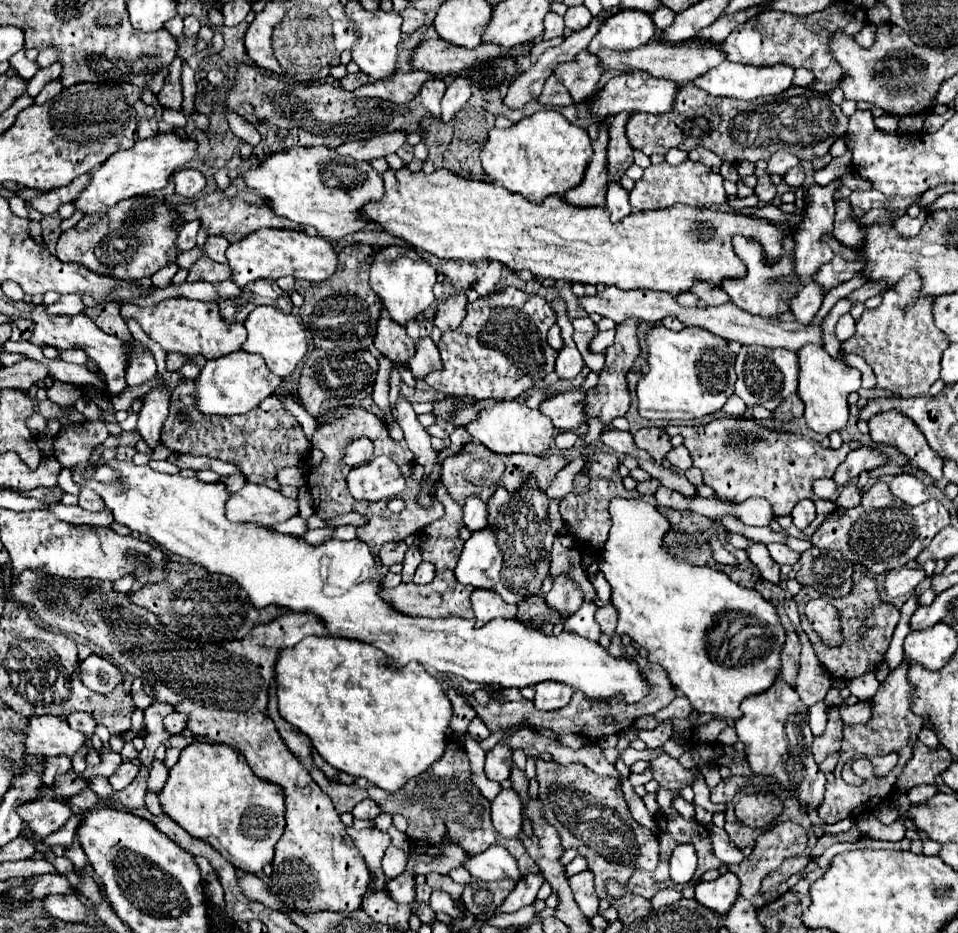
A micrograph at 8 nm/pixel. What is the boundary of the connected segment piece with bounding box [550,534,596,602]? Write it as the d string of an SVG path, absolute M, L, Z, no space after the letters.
M558 534L554 538L554 546L550 552L550 574L552 574L552 578L558 578L560 574L570 576L582 590L584 602L596 602L596 590L590 584L586 572L582 570L580 548L576 546L572 536Z

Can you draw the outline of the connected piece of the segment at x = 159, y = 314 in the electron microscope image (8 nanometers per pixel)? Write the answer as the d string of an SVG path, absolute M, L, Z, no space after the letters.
M170 298L154 308L142 308L136 304L122 304L120 310L124 320L136 320L140 328L166 352L180 352L188 358L202 354L208 358L220 358L230 352L240 350L246 340L246 328L242 322L230 322L220 316L220 308L216 302L200 302L188 298Z

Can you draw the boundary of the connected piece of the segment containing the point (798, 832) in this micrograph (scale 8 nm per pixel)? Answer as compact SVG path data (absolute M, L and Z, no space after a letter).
M780 822L776 826L772 826L770 830L766 830L765 833L762 833L756 840L755 847L746 858L742 860L740 864L732 864L732 872L740 878L740 894L750 900L754 904L754 908L762 908L766 904L766 900L760 896L760 882L762 878L766 878L770 872L778 870L780 864L786 860L786 858L792 858L792 856L800 856L804 850L808 848L808 836L806 836L806 830L796 824L796 822Z

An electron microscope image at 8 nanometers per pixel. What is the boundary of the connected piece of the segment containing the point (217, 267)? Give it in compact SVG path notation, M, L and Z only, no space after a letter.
M200 258L198 262L194 262L188 270L188 280L196 282L196 280L206 280L206 282L222 282L230 278L230 268L226 264L214 262L210 258Z

